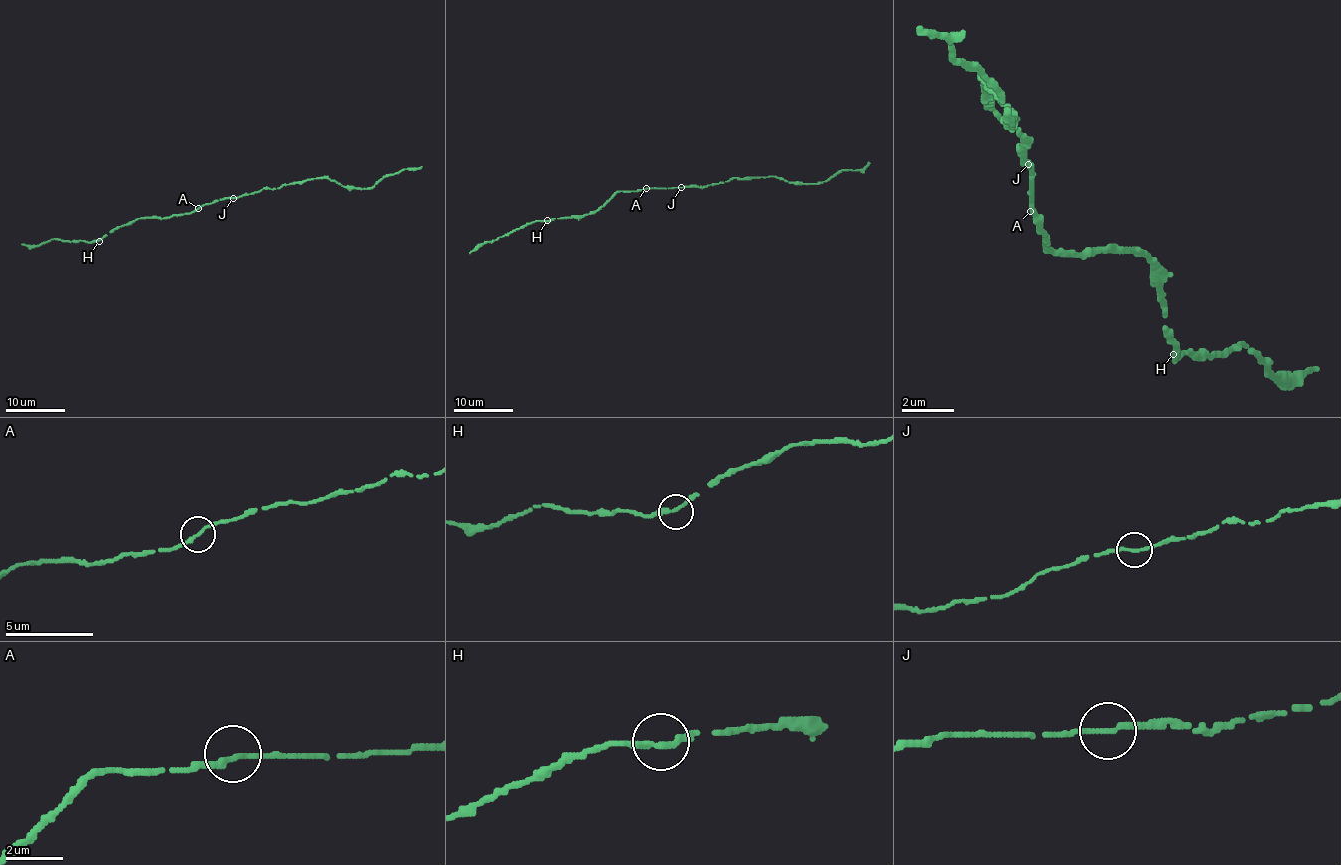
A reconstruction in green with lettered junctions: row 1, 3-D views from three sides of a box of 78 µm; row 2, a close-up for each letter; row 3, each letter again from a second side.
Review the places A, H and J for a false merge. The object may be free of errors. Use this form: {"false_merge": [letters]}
{"false_merge": []}

